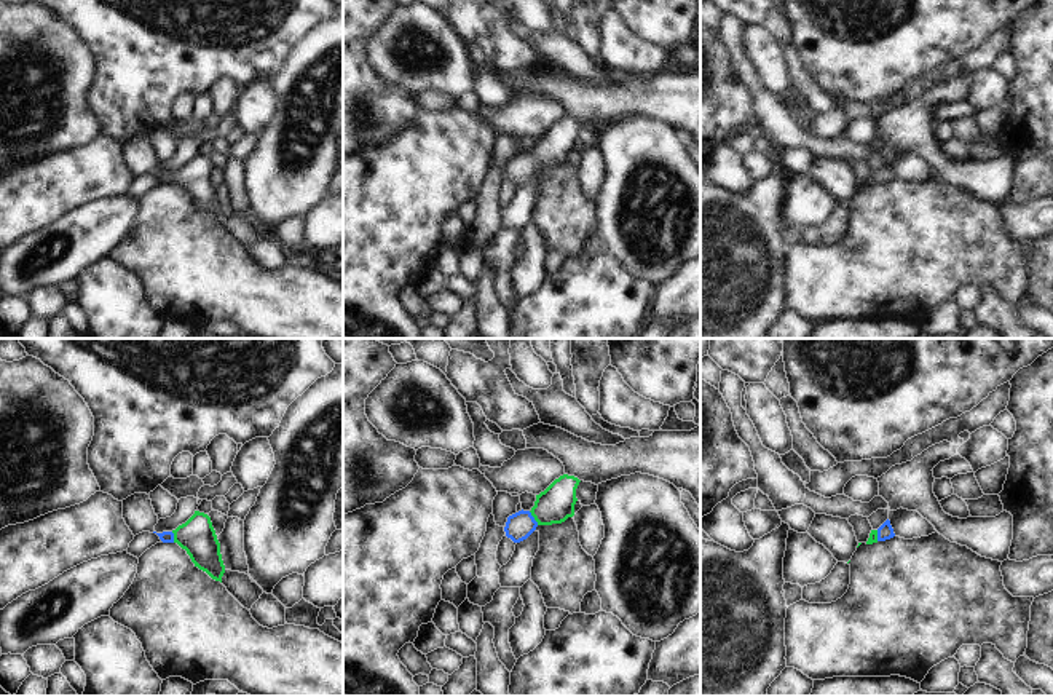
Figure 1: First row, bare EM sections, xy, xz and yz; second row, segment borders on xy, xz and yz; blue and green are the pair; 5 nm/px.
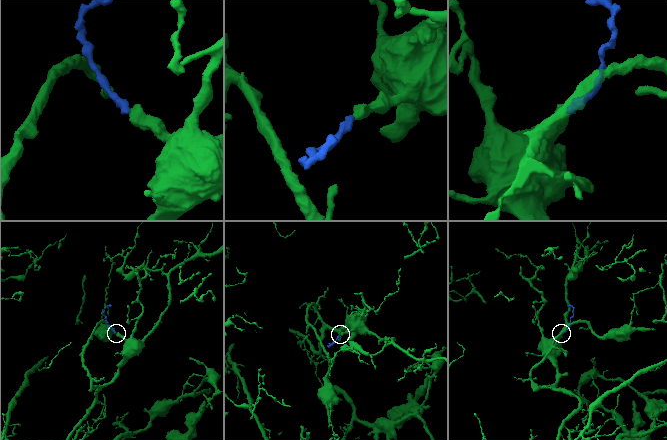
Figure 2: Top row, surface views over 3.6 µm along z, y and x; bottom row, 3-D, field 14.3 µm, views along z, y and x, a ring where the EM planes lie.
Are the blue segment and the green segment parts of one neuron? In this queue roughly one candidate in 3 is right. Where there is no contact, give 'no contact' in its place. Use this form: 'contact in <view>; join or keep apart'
contact in xz; join

